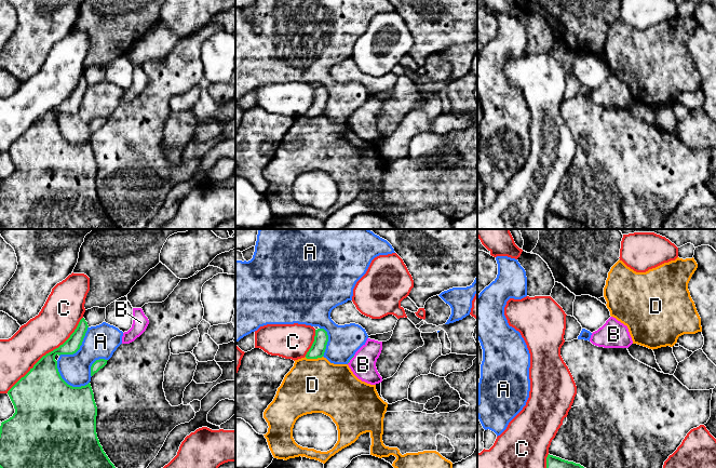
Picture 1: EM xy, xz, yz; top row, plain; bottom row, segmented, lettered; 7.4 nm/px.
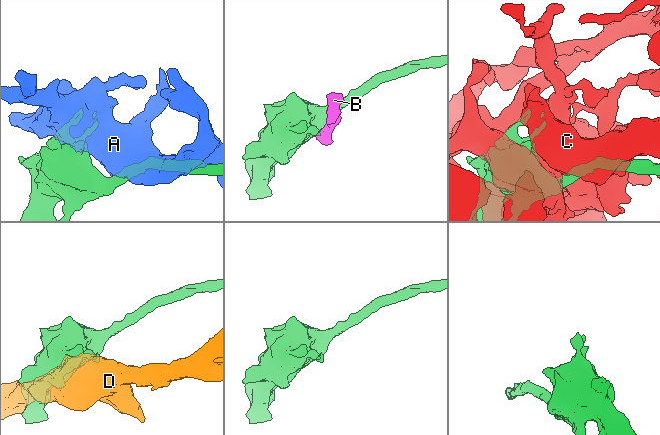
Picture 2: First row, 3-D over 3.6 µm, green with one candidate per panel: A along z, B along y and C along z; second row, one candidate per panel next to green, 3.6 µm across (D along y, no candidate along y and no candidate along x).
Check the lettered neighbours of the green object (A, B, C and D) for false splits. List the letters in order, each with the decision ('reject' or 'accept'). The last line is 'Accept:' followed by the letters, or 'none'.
A: reject
B: accept
C: reject
D: reject
Accept: B

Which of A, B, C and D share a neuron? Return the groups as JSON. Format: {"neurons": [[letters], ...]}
{"neurons": [["A"], ["B"], ["C"], ["D"]]}

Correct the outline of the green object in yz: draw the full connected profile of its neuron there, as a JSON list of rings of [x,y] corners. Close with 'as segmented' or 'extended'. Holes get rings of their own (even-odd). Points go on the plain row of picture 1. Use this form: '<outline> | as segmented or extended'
[[[548,213],[546,229],[589,229],[580,222],[568,219],[559,215]]] | as segmented

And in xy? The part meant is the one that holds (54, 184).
[[[82,76],[70,95],[43,113],[8,152],[14,163],[12,175],[0,184],[2,229],[120,229],[103,208],[96,191],[97,164],[89,141],[72,145],[60,134],[55,113],[73,112],[87,89]]] | as segmented

